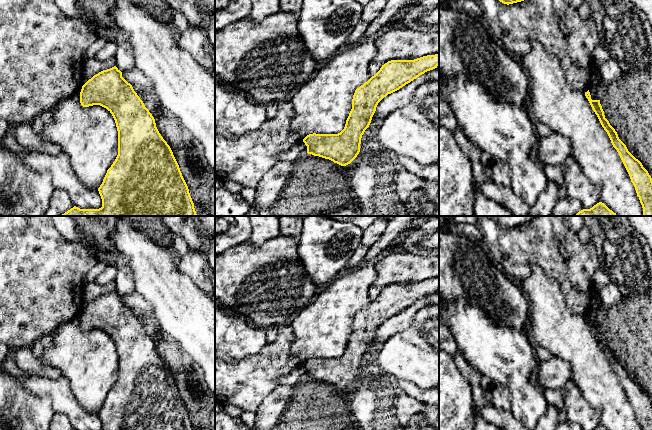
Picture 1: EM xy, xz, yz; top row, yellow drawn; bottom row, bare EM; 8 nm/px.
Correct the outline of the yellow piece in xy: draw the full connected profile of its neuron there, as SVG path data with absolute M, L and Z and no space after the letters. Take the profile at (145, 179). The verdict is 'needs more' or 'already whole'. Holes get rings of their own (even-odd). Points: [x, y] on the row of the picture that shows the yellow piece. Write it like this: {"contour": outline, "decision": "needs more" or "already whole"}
{"contour": "M116 66L99 72L82 86L80 103L83 107L100 105L112 114L118 131L118 155L98 188L102 207L80 209L74 206L60 216L197 216L188 186L170 146L159 133L152 114Z", "decision": "already whole"}

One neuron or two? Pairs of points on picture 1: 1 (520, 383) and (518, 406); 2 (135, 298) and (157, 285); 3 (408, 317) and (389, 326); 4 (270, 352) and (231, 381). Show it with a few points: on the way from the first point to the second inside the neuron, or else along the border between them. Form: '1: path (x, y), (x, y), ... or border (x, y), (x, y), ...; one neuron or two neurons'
1: path (521, 389), (521, 400); one neuron
2: border (136, 290), (151, 305), (153, 311); two neurons
3: path (403, 320), (394, 324); one neuron
4: path (260, 362), (241, 381); one neuron

